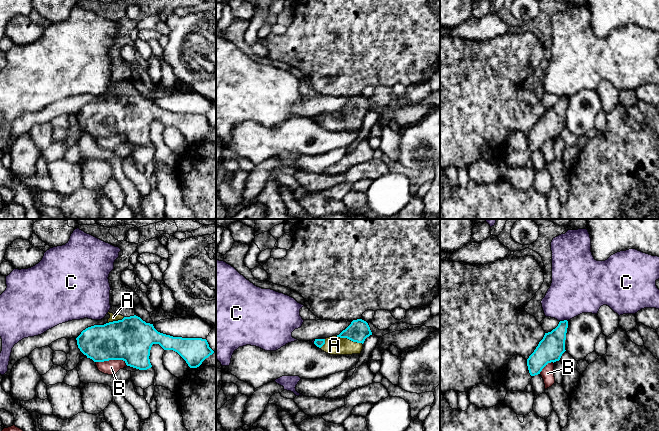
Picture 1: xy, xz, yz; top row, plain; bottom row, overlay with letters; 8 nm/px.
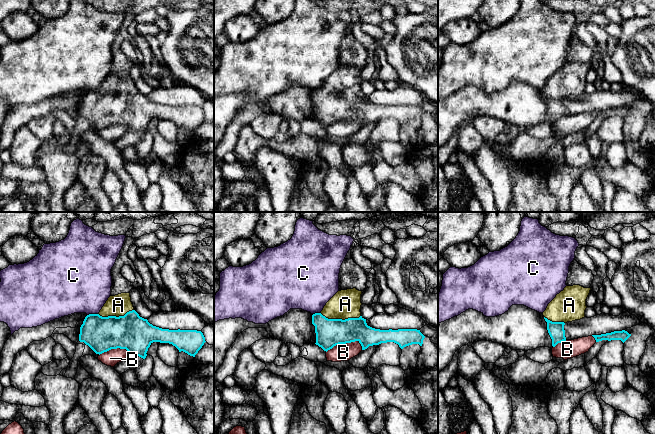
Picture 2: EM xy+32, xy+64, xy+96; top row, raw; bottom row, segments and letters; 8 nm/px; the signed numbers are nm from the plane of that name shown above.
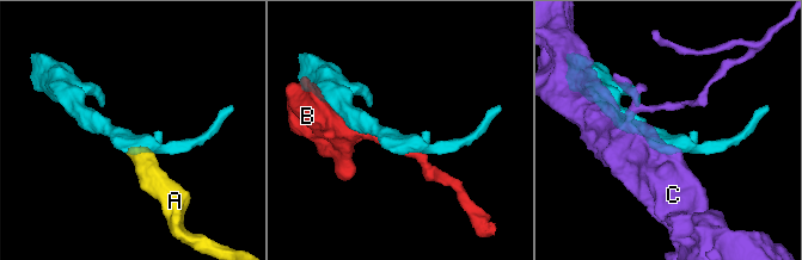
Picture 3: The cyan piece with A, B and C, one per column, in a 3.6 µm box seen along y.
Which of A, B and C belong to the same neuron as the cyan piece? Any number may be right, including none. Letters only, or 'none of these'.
A

